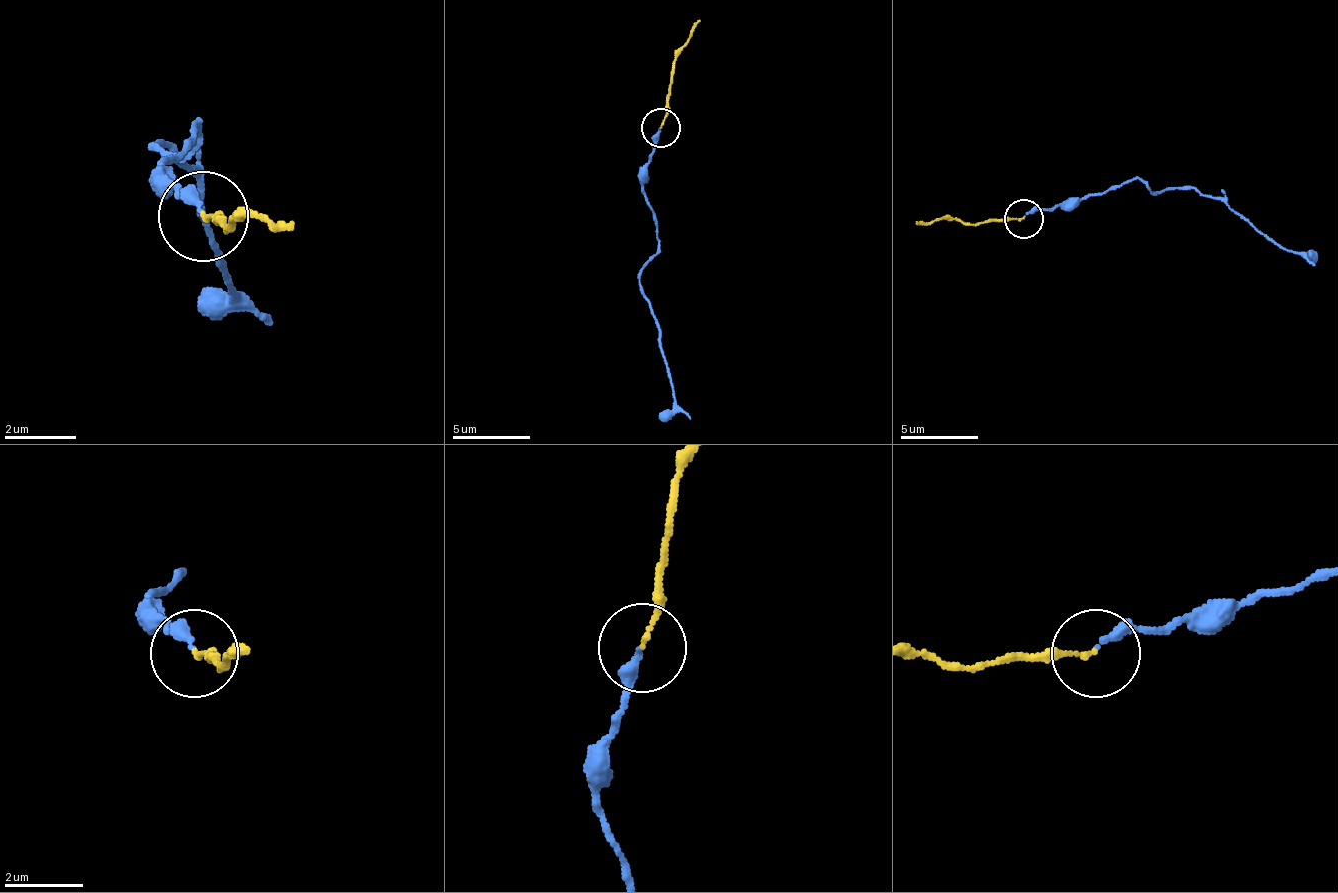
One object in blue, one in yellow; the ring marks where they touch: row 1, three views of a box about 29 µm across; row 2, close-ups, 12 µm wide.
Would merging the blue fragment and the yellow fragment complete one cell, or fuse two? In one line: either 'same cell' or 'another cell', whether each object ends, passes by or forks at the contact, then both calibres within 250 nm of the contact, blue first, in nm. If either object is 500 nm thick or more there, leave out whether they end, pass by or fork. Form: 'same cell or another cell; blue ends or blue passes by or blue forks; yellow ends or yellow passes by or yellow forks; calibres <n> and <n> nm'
same cell; blue ends; yellow ends; calibres 240 and 120 nm

